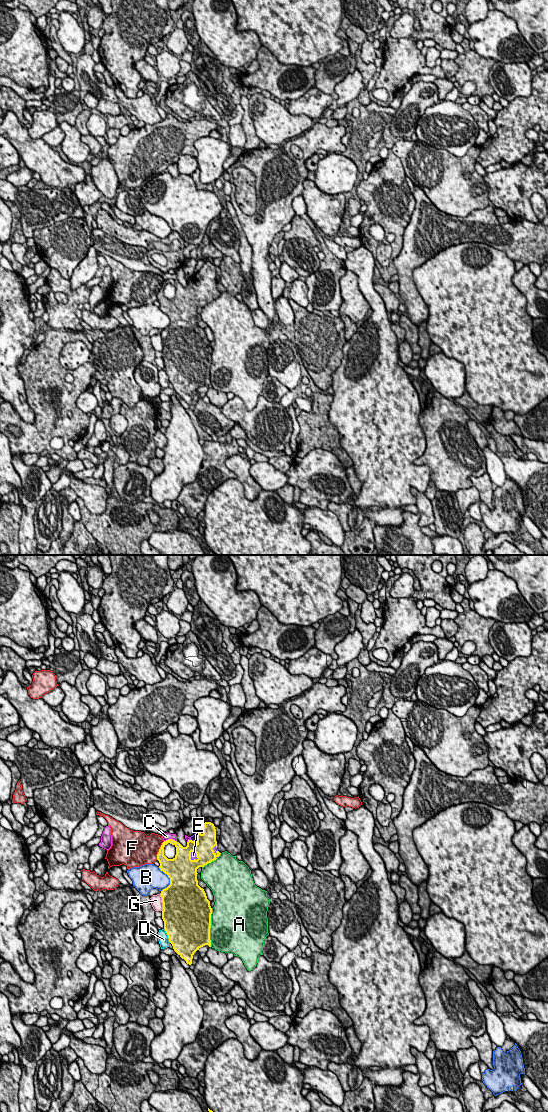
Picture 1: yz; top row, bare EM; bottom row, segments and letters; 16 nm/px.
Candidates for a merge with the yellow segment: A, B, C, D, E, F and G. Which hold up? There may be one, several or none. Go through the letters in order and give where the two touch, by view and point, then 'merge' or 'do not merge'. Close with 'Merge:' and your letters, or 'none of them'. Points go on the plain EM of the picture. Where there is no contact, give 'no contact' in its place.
A: yz (210, 367) | do not merge
B: yz (170, 319) | do not merge
C: yz (170, 279) | do not merge
D: yz (167, 374) | do not merge
E: yz (196, 295) | merge
F: yz (159, 290) | do not merge
G: yz (162, 342) | do not merge
Merge: E

